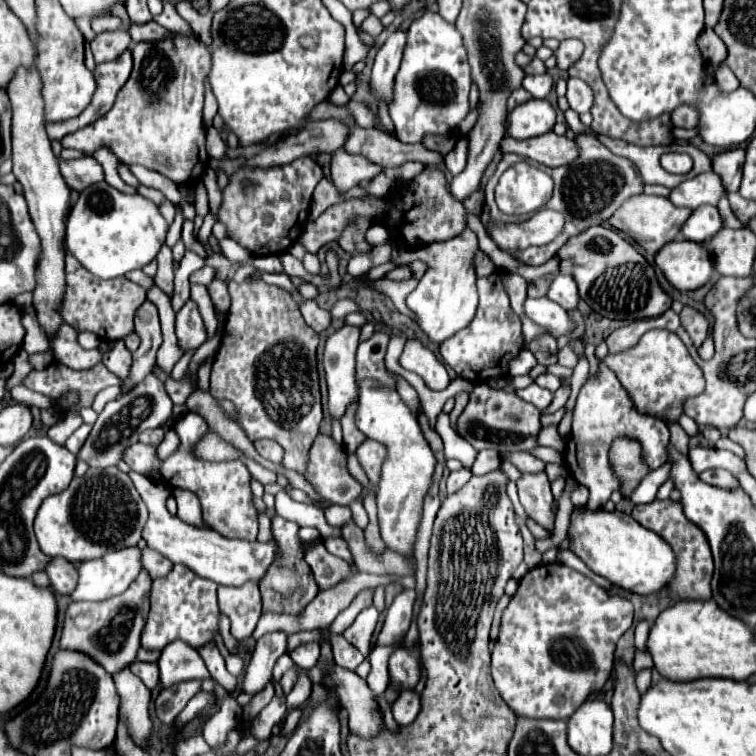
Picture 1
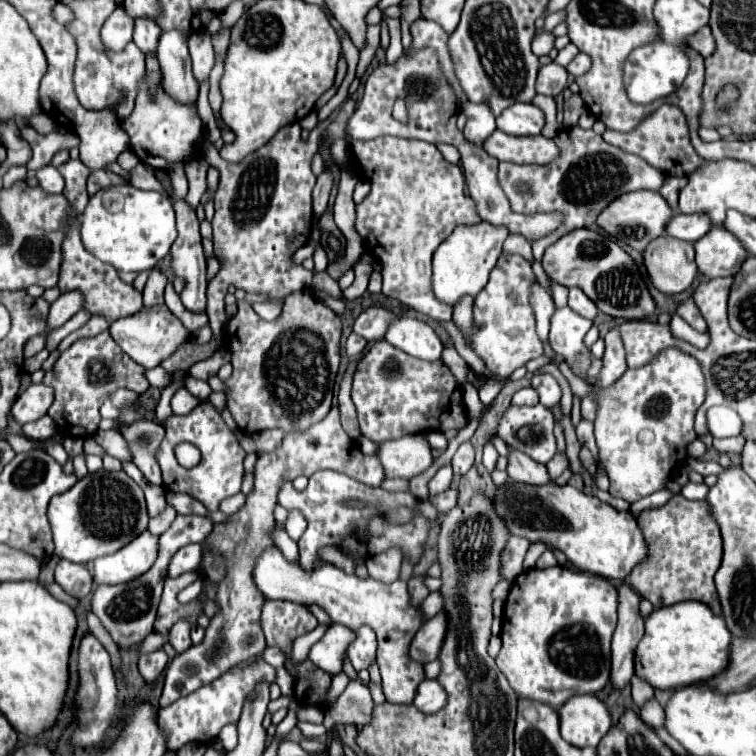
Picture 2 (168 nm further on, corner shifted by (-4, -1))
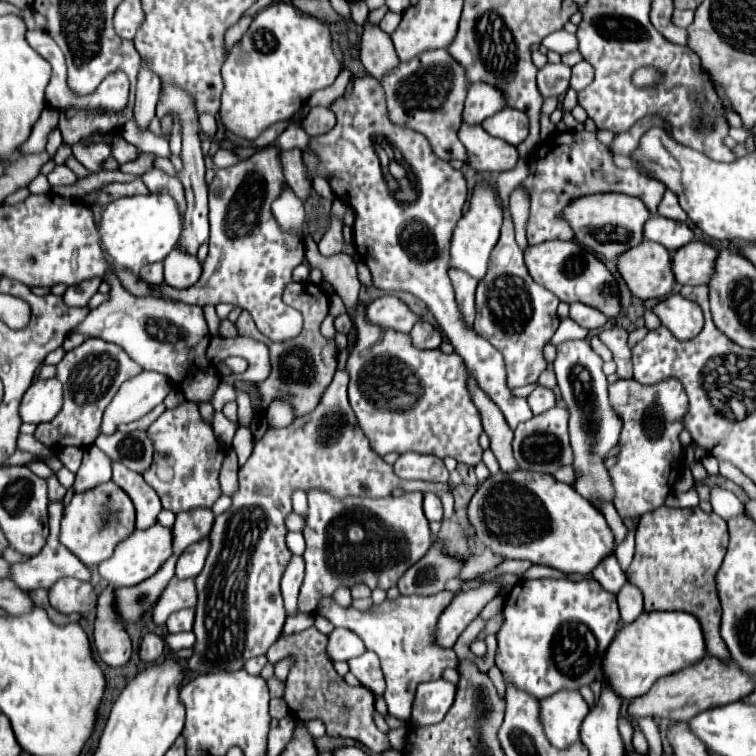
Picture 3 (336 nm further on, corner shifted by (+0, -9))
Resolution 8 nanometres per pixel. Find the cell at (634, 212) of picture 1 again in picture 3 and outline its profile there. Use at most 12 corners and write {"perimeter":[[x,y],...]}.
{"perimeter":[[633,196],[571,200],[559,216],[599,256],[643,240],[651,214]]}

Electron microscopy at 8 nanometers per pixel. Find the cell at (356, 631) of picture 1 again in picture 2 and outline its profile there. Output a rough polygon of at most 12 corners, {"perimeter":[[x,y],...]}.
{"perimeter":[[359,626],[347,648],[355,670],[369,668],[377,650],[371,626]]}

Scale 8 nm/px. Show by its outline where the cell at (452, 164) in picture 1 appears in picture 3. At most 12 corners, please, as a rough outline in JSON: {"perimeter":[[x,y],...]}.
{"perimeter":[[491,84],[469,88],[463,122],[481,124],[507,106]]}

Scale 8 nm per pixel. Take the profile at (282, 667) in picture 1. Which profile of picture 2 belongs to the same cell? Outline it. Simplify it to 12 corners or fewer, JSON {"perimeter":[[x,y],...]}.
{"perimeter":[[263,660],[159,710],[167,750],[207,744],[247,694],[277,680]]}

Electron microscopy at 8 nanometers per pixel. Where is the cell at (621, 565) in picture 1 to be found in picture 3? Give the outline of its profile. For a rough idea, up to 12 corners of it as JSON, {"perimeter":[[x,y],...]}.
{"perimeter":[[491,474],[467,516],[493,554],[591,574],[615,548],[573,486]]}

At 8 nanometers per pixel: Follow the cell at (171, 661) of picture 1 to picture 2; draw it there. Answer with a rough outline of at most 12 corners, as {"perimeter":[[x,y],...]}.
{"perimeter":[[179,622],[169,632],[177,654],[189,650],[189,622]]}

